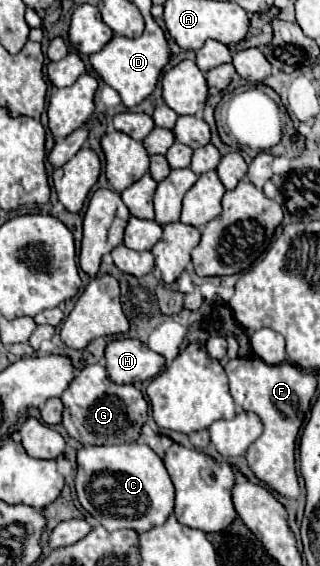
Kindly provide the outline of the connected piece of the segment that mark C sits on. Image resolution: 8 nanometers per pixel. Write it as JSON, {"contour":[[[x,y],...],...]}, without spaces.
{"contour":[[[145,444],[79,446],[75,490],[81,506],[107,530],[131,528],[137,532],[161,526],[173,512],[175,488],[163,460]]]}

